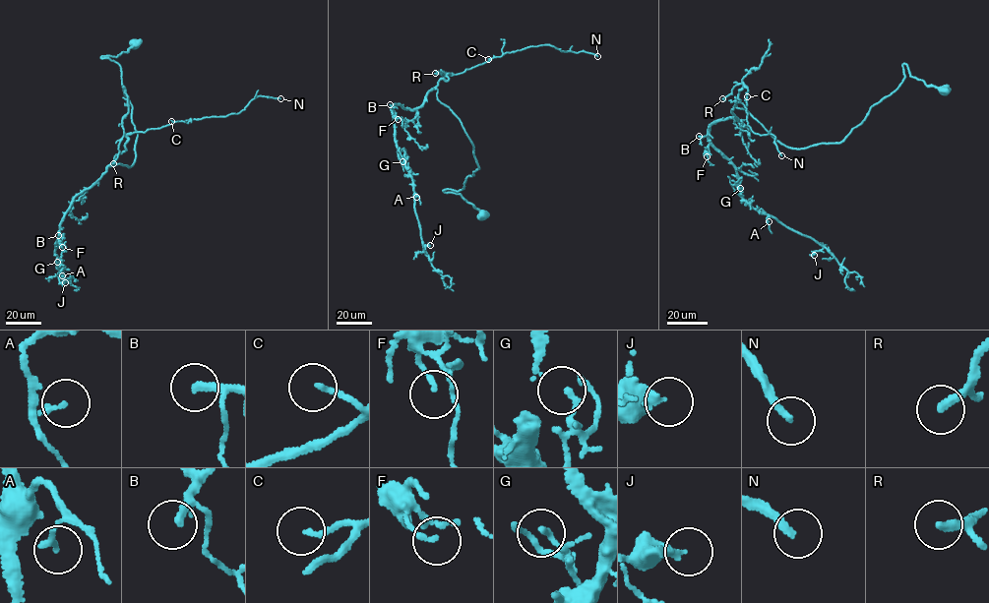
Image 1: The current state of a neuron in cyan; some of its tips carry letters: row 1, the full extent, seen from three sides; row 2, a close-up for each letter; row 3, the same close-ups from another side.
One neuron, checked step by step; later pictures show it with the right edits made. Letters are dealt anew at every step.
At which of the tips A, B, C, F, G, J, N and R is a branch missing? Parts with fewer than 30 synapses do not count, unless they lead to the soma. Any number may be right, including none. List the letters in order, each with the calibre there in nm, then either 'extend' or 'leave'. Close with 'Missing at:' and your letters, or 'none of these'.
A: 170 nm | leave
B: 180 nm | extend
C: 160 nm | extend
F: 130 nm | leave
G: 160 nm | leave
J: 360 nm | leave
N: 220 nm | extend
R: 260 nm | extend
Missing at: B, C, N, R

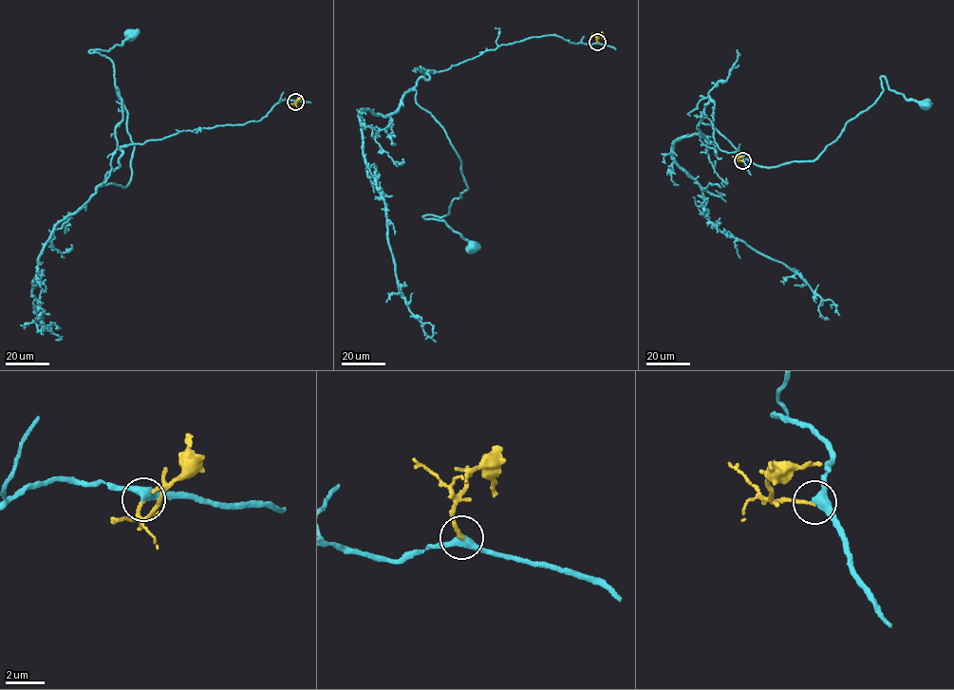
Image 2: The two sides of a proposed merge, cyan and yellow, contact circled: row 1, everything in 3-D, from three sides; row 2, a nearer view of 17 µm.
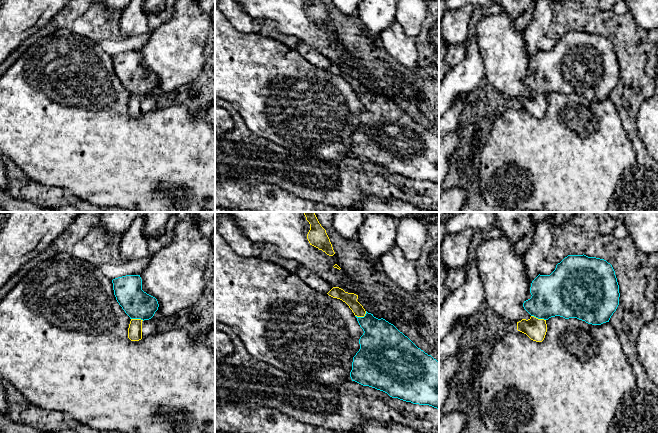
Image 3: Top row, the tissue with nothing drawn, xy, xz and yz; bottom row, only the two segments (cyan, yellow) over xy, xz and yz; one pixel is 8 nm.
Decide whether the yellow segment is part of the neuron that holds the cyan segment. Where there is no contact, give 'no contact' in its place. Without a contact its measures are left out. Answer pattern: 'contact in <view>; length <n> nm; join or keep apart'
contact in yz; length 130 nm; join

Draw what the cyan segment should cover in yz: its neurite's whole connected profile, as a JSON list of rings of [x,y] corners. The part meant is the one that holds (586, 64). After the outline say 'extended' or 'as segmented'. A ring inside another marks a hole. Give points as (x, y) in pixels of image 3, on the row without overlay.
[[[568,31],[556,41],[555,46],[550,51],[538,51],[531,59],[531,74],[524,77],[524,85],[531,91],[526,96],[517,98],[517,106],[526,110],[531,116],[542,118],[547,108],[546,97],[555,92],[565,95],[577,94],[592,101],[601,101],[609,98],[611,92],[619,81],[619,61],[615,47],[610,39],[604,35],[588,33],[586,31]]] | extended

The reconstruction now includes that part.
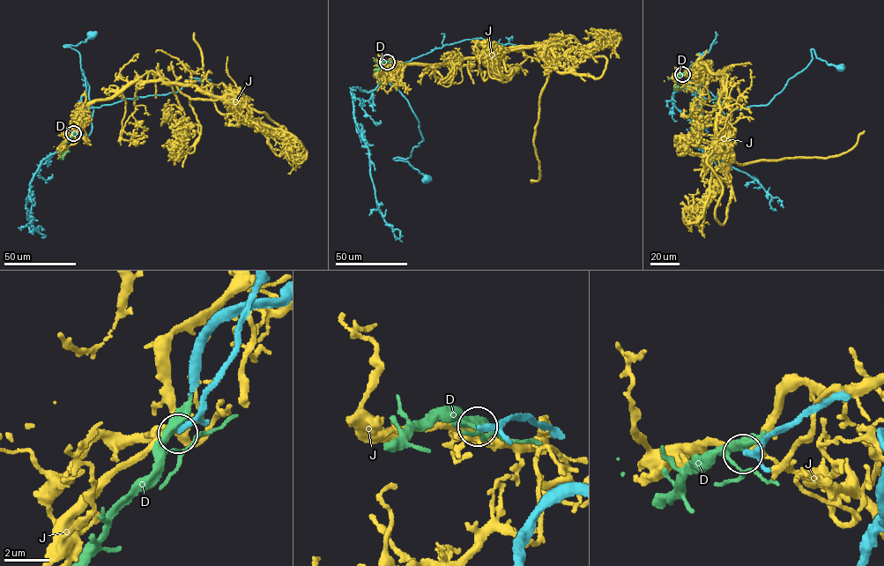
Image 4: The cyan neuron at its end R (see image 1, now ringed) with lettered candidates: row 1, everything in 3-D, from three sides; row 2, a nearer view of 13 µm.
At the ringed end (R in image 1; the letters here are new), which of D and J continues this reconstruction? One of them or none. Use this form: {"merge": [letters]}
{"merge": []}

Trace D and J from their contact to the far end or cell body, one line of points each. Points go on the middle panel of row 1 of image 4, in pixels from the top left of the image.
D: (387, 62), (378, 64), (381, 68), (375, 72), (380, 84)
J: (387, 62), (391, 71), (521, 46), (549, 48), (554, 58), (540, 95), (533, 140), (539, 177), (531, 182)

